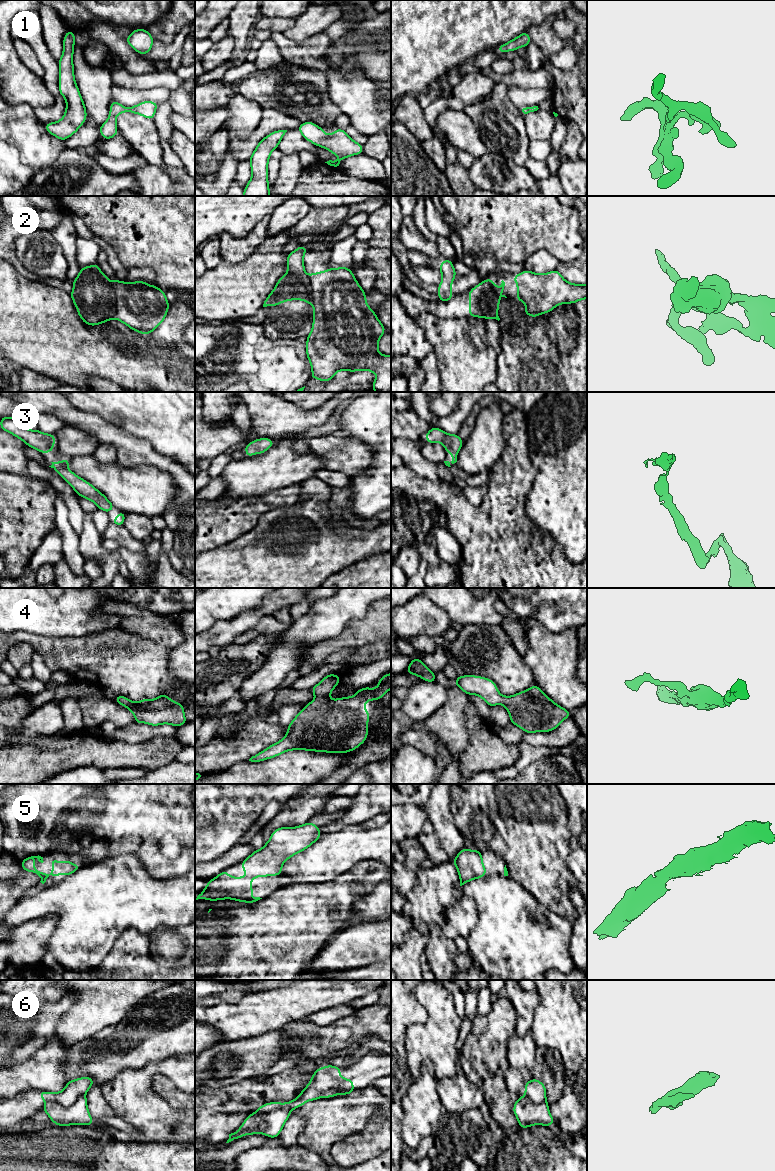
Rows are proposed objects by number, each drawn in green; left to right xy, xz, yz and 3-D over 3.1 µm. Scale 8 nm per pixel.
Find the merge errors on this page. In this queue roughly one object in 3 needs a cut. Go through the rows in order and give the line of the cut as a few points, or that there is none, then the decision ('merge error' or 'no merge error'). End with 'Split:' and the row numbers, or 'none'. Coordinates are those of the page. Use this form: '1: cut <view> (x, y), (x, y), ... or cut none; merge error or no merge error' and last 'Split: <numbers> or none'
1: cut none; no merge error
2: cut yz (494, 286), (481, 300), (483, 310), (493, 318); merge error
3: cut none; no merge error
4: cut none; no merge error
5: cut none; no merge error
6: cut xy (84, 1094), (69, 1106), (47, 1103); merge error
Split: 2, 6

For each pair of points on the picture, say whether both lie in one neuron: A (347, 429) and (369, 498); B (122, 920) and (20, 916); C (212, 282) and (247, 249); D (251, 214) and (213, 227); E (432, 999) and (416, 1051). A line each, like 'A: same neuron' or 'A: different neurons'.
A: same neuron
B: same neuron
C: different neurons
D: same neuron
E: same neuron

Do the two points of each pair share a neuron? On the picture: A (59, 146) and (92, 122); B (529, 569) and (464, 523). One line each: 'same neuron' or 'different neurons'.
A: same neuron
B: same neuron

